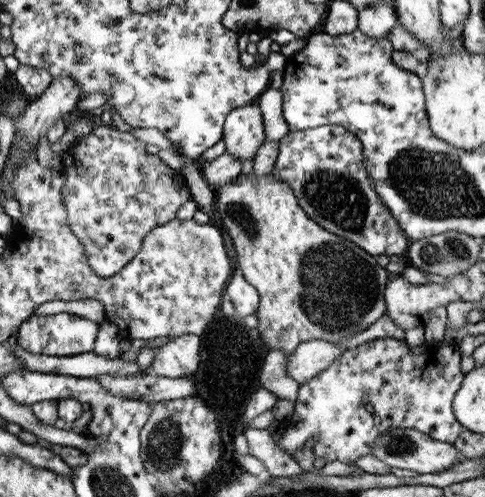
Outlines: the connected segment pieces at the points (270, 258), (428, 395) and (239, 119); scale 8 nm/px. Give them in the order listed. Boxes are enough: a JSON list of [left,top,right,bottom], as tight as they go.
[[216,173,389,356],[277,337,465,466],[222,101,265,161]]

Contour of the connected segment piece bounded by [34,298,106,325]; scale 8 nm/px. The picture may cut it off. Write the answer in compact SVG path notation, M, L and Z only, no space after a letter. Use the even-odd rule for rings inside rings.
M86 298L86 300L64 302L64 301L50 301L34 309L36 316L52 315L58 313L70 313L81 315L82 318L90 319L101 325L105 320L104 304L96 298Z

